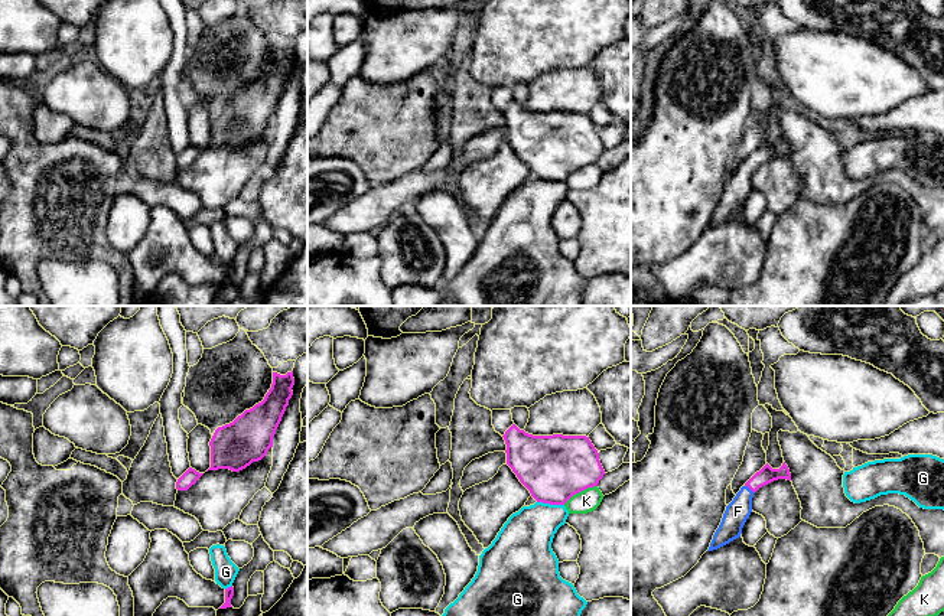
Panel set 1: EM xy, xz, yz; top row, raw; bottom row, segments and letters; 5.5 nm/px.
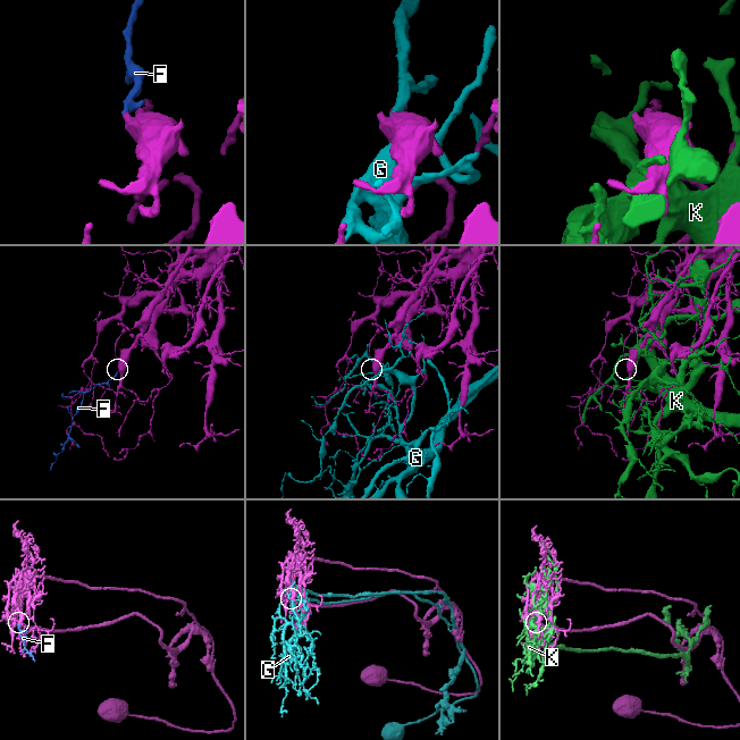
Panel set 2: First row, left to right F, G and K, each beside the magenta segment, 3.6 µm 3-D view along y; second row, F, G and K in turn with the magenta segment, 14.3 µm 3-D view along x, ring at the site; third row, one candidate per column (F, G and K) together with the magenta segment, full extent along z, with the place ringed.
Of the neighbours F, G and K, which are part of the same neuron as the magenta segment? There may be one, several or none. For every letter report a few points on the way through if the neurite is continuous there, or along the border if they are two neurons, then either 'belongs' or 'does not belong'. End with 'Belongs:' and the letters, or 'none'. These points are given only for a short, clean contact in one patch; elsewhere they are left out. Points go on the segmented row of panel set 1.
F: runs through yz (767, 475), (749, 488), (738, 511); belongs
G: does not belong
K: does not belong
Belongs: F

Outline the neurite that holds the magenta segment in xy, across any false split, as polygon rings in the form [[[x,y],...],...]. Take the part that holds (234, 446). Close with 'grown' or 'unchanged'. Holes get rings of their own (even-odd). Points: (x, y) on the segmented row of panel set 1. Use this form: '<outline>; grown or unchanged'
[[[293,371],[286,375],[273,372],[273,384],[264,400],[215,430],[209,441],[208,470],[240,472],[261,460],[273,447],[273,437],[293,395],[293,385]]]; unchanged

